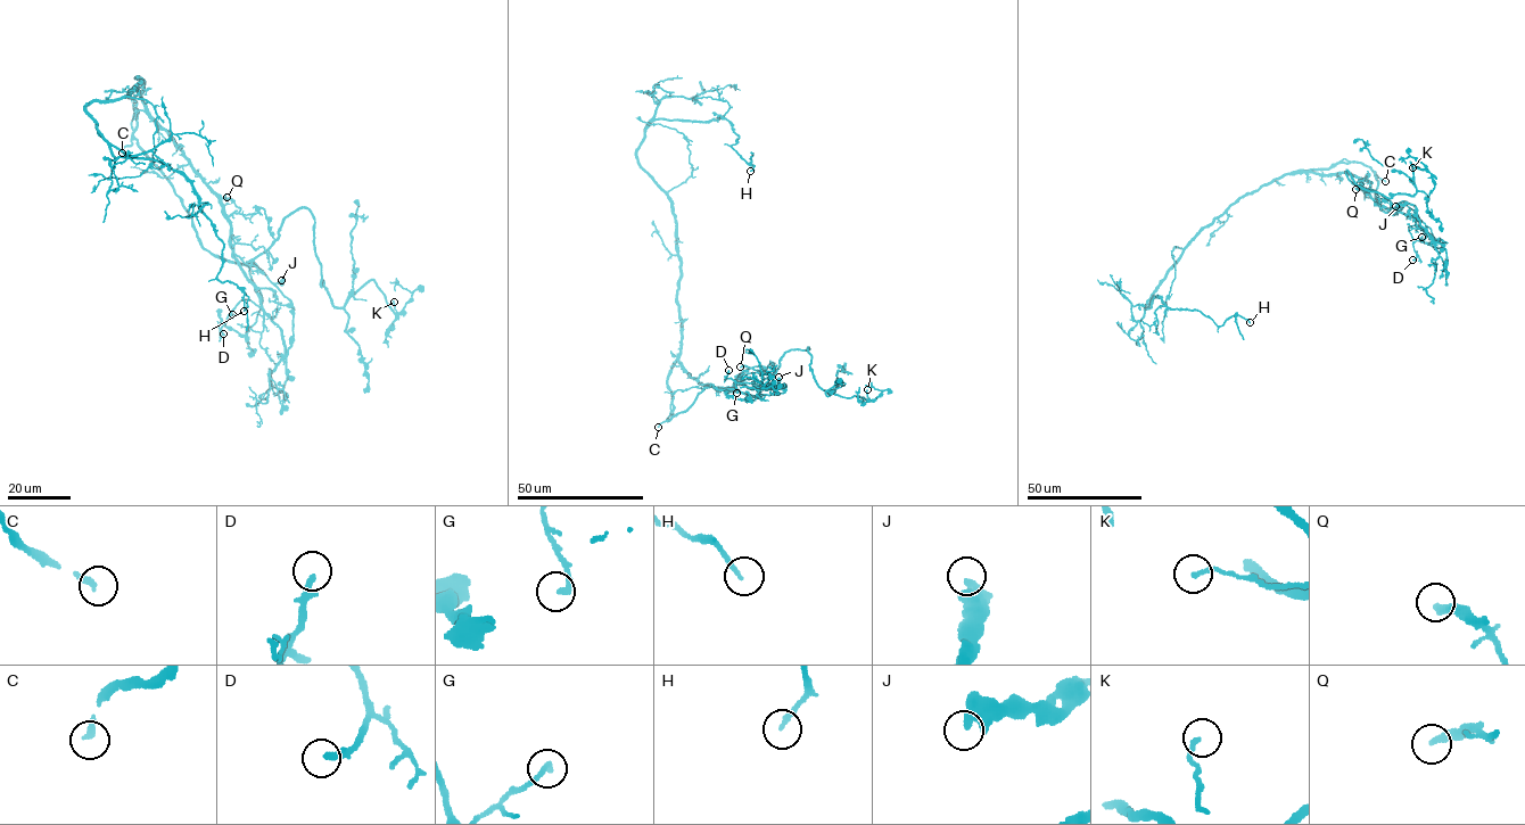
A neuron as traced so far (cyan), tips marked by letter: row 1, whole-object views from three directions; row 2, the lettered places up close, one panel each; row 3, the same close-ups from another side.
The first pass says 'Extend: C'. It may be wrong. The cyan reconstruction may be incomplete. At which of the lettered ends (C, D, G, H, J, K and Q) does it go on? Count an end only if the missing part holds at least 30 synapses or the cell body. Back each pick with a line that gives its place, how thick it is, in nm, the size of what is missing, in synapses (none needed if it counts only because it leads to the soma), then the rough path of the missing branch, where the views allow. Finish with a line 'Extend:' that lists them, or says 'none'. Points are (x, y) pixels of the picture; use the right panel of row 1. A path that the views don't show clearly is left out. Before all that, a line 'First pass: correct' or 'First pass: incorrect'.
First pass: correct
C: Place: (1385, 181). Thickness 220 nm. Course of what is missing: (1385, 181), (1387, 187), (1394, 187), (1404, 194), (1412, 188), (1418, 191)
Extend: C

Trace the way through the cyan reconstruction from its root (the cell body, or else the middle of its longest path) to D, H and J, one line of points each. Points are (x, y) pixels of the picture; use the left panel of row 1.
D: (143, 85), (141, 98), (153, 120), (220, 196), (232, 256), (260, 296), (260, 307), (239, 302), (223, 333)
H: (143, 85), (87, 115), (187, 179), (244, 311)
J: (143, 85), (141, 98), (153, 120), (220, 196), (230, 224), (231, 249), (273, 283), (281, 280)

